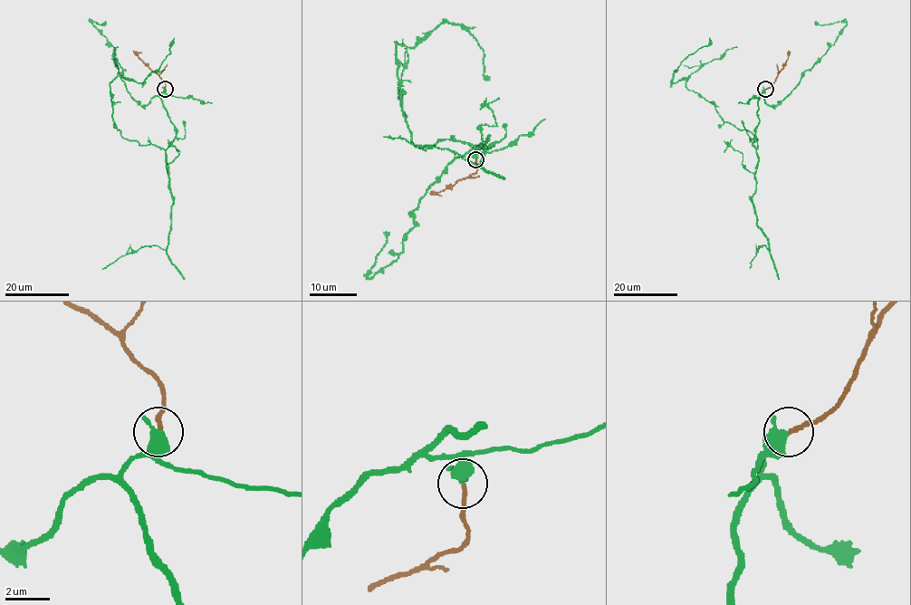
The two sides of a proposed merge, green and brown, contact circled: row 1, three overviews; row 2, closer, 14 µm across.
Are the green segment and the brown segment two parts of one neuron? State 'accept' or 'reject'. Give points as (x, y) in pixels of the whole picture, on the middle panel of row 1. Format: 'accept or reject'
accept

